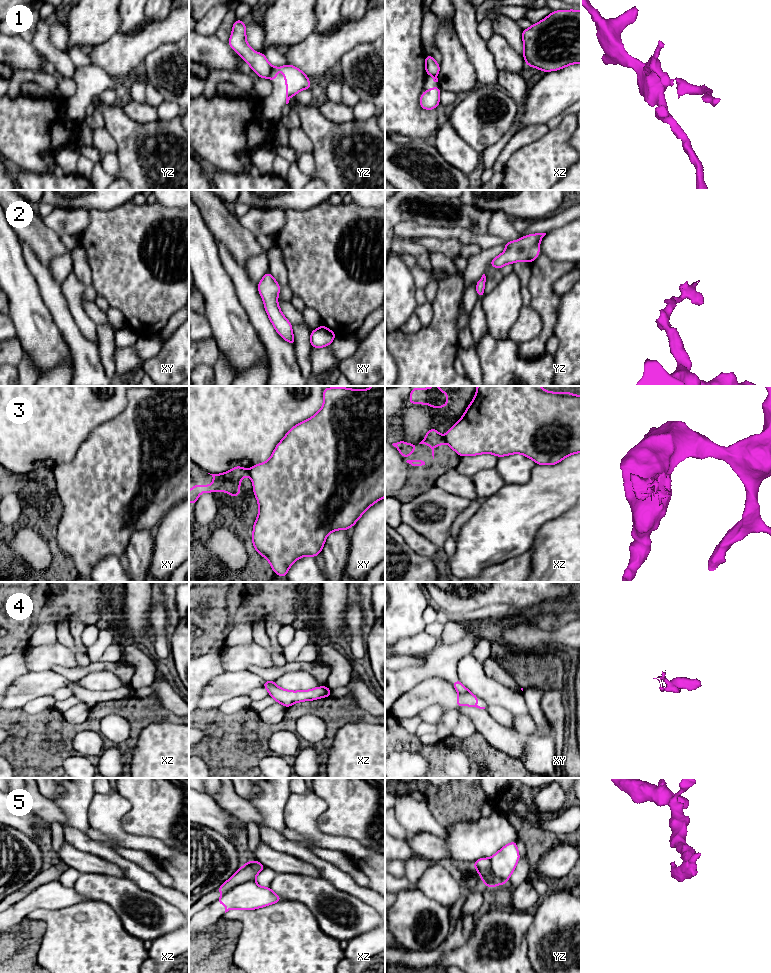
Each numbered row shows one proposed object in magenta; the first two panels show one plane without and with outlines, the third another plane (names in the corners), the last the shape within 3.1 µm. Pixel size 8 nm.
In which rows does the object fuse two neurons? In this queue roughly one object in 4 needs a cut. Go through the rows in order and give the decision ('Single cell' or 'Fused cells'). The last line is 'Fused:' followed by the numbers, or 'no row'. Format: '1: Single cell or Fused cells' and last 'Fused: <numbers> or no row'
1: Fused cells
2: Single cell
3: Fused cells
4: Fused cells
5: Fused cells
Fused: 1, 3, 4, 5

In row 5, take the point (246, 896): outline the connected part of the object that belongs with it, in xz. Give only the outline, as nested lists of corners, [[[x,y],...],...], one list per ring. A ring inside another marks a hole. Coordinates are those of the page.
[[[255,881],[241,883],[223,894],[216,903],[225,905],[225,913],[231,909],[254,910],[283,900],[270,887],[261,887]]]

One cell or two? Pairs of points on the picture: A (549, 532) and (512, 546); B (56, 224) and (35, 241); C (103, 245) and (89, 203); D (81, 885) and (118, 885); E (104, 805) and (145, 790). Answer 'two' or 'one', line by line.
A: two
B: two
C: two
D: one
E: two

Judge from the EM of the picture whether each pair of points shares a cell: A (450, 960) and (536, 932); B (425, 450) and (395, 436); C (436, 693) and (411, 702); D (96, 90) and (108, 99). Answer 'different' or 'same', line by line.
A: different
B: same
C: same
D: different

